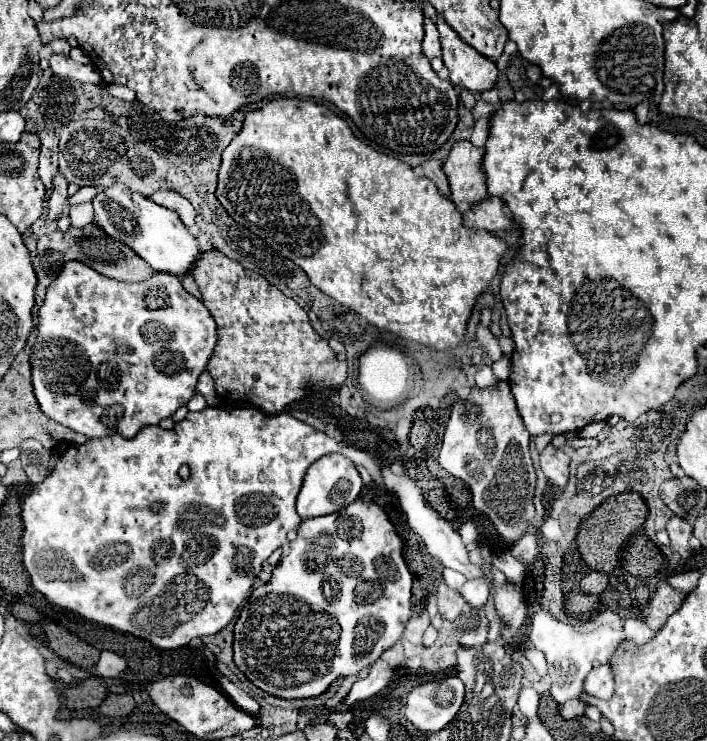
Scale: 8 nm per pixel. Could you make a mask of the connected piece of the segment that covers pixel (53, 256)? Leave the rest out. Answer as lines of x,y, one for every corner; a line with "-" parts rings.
88,224
84,228
74,228
70,226
66,232
52,232
52,234
44,234
38,238
38,256
34,258
34,270
38,276
38,288
36,288
36,308
34,308
34,324
38,324
38,308
44,300
44,290
48,288
48,284
56,278
56,274
60,272
60,268
64,266
64,262
68,260
78,260
88,264
90,268
94,268
96,272
114,278
114,280
122,280
122,282
142,282
148,280
154,270
140,258
136,256
126,244
122,244
120,240
112,240
110,236
104,234
104,230
96,224

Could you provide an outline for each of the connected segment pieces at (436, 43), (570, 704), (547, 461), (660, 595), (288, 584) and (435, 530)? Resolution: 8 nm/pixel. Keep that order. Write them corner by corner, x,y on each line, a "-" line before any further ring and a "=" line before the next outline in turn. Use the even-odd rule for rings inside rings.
426,18
426,36
424,36
424,42
422,42
422,50
428,58
438,58
442,56
442,48
440,48
440,40
438,40
438,32
436,32
436,26
432,24
430,18
=
576,698
566,702
563,705
560,705
560,714
567,720
577,719
583,716
585,708
586,704
579,698
=
548,444
542,454
540,454
540,468
546,474
546,478
558,486
564,488
568,482
568,466
570,466
570,458
566,456
566,452
554,448
552,444
=
660,582
656,588
656,594
650,602
650,614
646,618
646,624
658,632
662,628
662,624
682,606
686,594
672,588
668,582
=
356,500
350,506
346,506
342,512
318,516
318,518
308,518
300,524
296,540
290,542
290,552
282,556
282,560
278,562
278,566
272,572
272,578
266,584
262,584
260,588
256,588
252,592
252,596
248,598
248,602
242,606
240,616
234,624
234,664
256,688
260,688
272,696
286,698
286,700
316,698
316,696
324,694
334,680
354,676
360,670
372,666
384,650
388,650
390,646
394,646
402,638
406,622
410,620
410,614
412,614
412,602
410,602
412,592
410,590
412,590
412,574
410,574
406,560
402,556
402,540
378,504
=
382,468
382,478
384,478
386,490
398,496
400,507
406,515
406,522
422,538
425,548
431,556
440,560
443,566
462,573
468,579
484,576
481,568
470,563
468,552
453,523
442,518
435,510
426,506
426,502
422,498
422,492
416,488
416,482
412,478
404,478
404,480
408,480
408,484
402,484
401,477
396,476
390,468

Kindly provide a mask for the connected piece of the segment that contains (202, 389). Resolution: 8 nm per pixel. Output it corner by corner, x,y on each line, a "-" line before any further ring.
202,372
196,388
198,388
198,392
206,398
208,406
218,406
218,404
220,404
220,398
216,396
216,390
214,390
214,380
212,380
212,376
210,376
208,372

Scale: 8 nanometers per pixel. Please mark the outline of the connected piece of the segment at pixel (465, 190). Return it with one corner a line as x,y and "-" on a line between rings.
460,140
452,146
444,172
450,182
452,200
476,204
488,196
486,174
482,170
484,148
476,148
468,140

